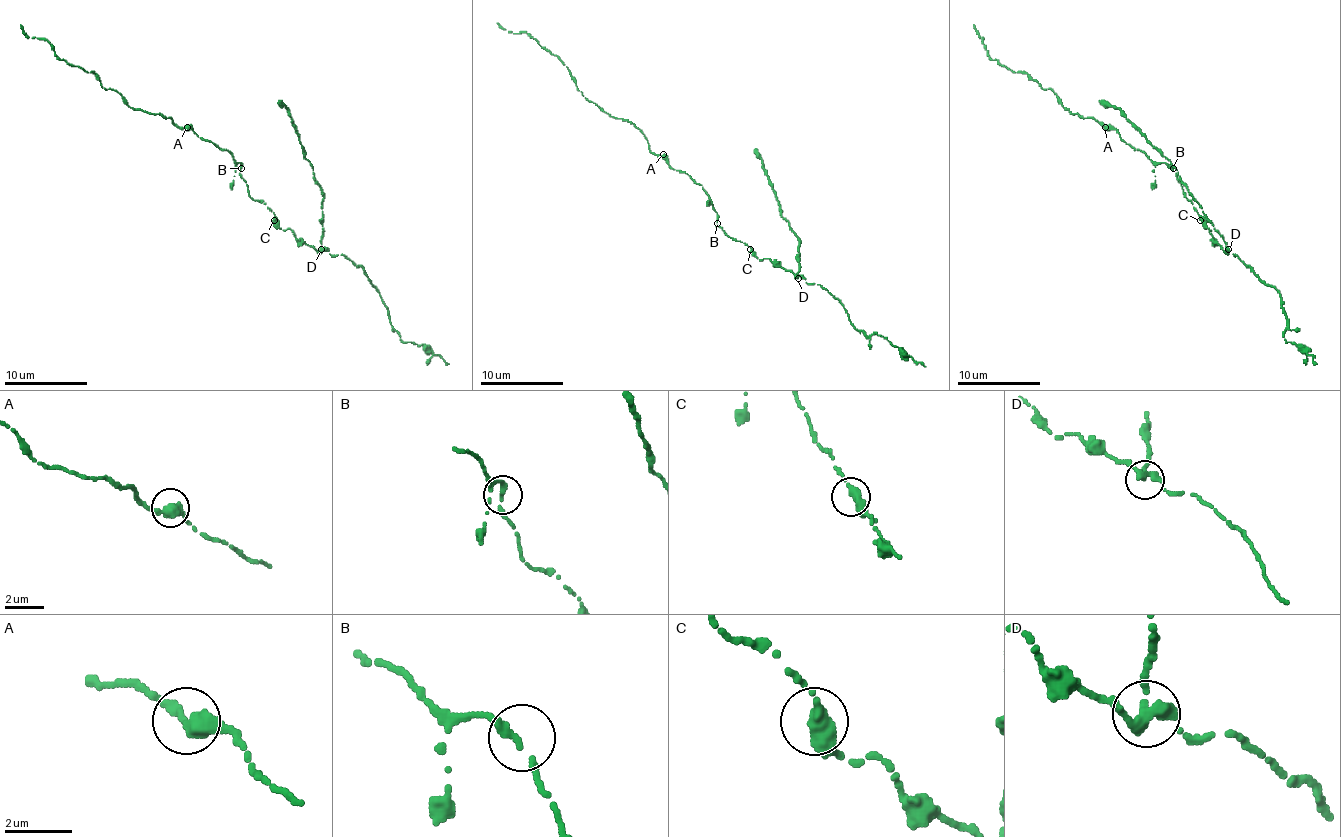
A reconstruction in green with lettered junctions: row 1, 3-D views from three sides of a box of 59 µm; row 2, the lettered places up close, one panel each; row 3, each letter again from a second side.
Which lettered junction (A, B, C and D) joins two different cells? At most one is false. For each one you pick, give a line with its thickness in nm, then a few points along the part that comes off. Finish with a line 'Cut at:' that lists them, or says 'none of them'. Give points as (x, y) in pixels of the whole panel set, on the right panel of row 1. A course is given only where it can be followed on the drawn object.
D: 360 nm | (1229, 249), (1167, 158), (1119, 110), (1098, 100)
Cut at: D

